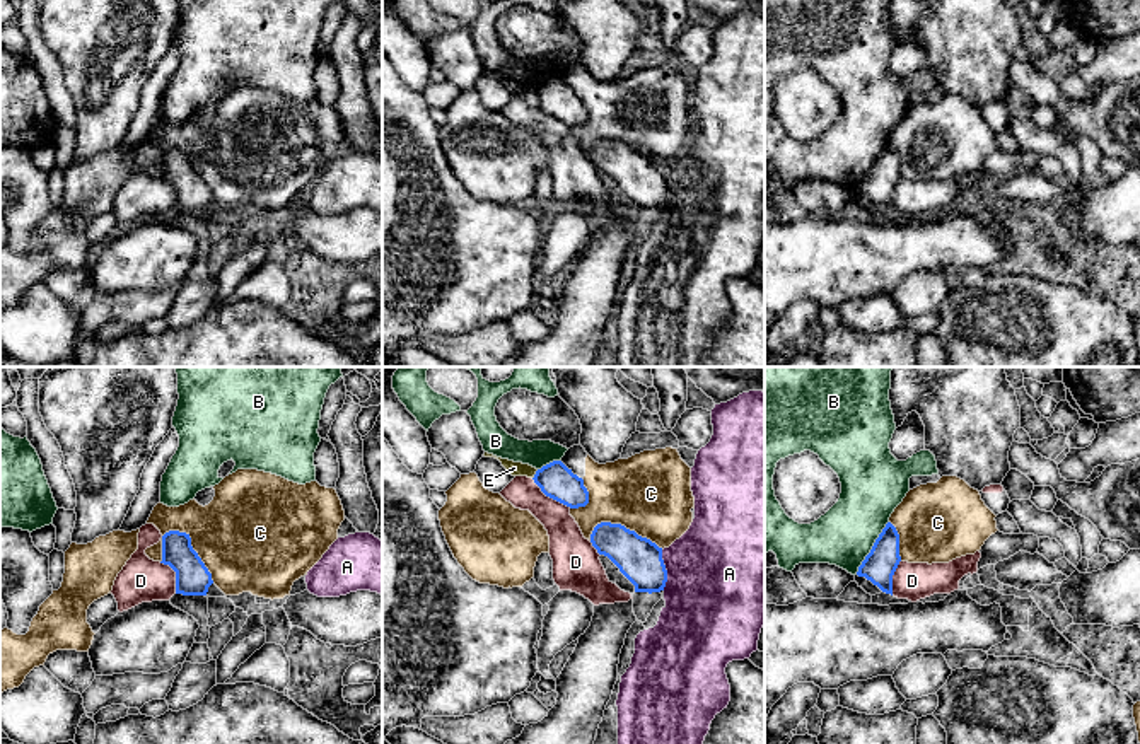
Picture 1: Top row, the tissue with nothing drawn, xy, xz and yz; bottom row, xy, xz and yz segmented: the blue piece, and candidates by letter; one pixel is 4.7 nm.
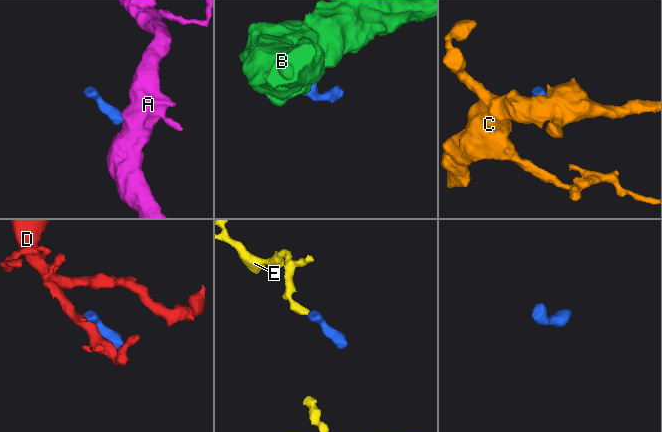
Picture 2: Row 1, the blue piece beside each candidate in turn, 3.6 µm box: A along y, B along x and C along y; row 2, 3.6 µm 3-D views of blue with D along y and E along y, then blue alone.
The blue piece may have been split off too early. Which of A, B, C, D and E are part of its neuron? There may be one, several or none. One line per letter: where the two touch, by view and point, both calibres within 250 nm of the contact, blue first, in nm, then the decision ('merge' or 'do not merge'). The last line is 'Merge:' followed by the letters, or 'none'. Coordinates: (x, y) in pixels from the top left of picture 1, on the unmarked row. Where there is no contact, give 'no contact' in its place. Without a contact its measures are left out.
A: contact xz (666, 188); calibres 200 and 500 nm; do not merge
B: contact yz (872, 166); calibres 160 and 280 nm; do not merge
C: contact xy (191, 166); calibres 160 and 440 nm; do not merge
D: contact xz (550, 115); calibres 160 and 180 nm; do not merge
E: contact xz (535, 92); calibres 160 and 60 nm; do not merge
Merge: none

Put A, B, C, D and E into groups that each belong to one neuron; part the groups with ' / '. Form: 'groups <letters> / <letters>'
groups A / B / C / D / E

